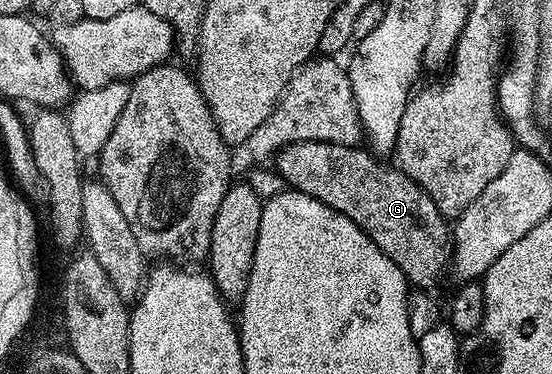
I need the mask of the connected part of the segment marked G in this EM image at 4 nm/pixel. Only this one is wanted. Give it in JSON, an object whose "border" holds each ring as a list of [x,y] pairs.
{"border":[[[308,140],[287,144],[275,157],[277,172],[286,180],[288,187],[295,192],[302,192],[351,218],[399,270],[403,270],[406,280],[417,290],[433,290],[440,278],[451,264],[453,242],[451,224],[444,214],[431,202],[431,198],[412,178],[402,172],[400,167],[388,168],[384,159],[378,158],[364,147],[347,144],[332,144],[329,140]]]}

